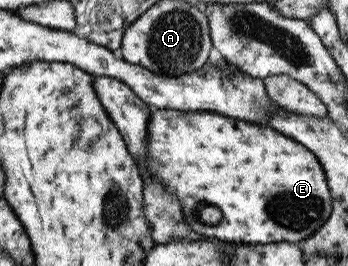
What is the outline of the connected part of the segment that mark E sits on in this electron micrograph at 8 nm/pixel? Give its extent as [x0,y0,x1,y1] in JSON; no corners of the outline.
[137,108,332,244]

